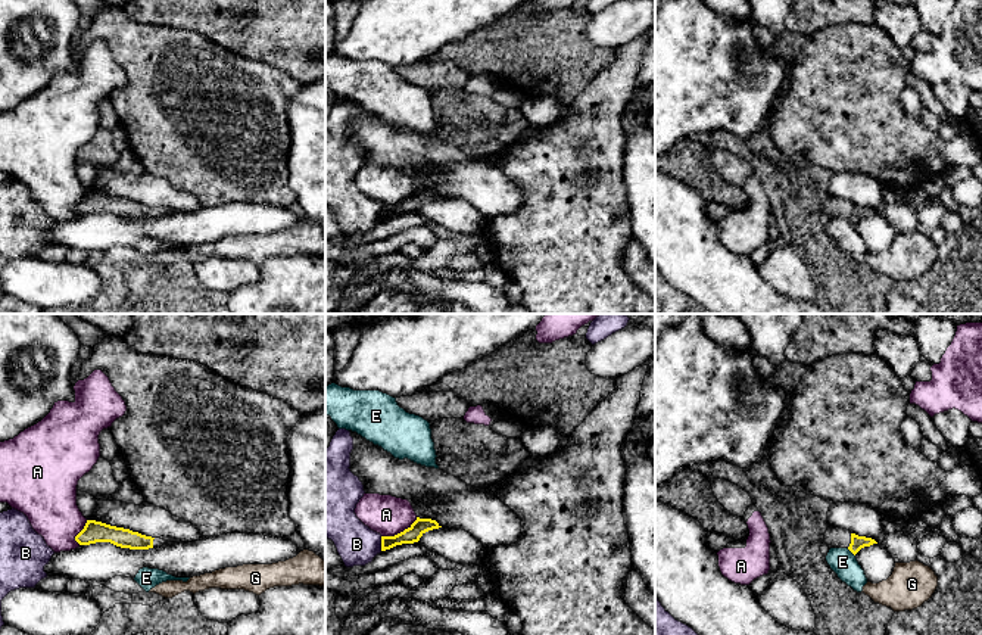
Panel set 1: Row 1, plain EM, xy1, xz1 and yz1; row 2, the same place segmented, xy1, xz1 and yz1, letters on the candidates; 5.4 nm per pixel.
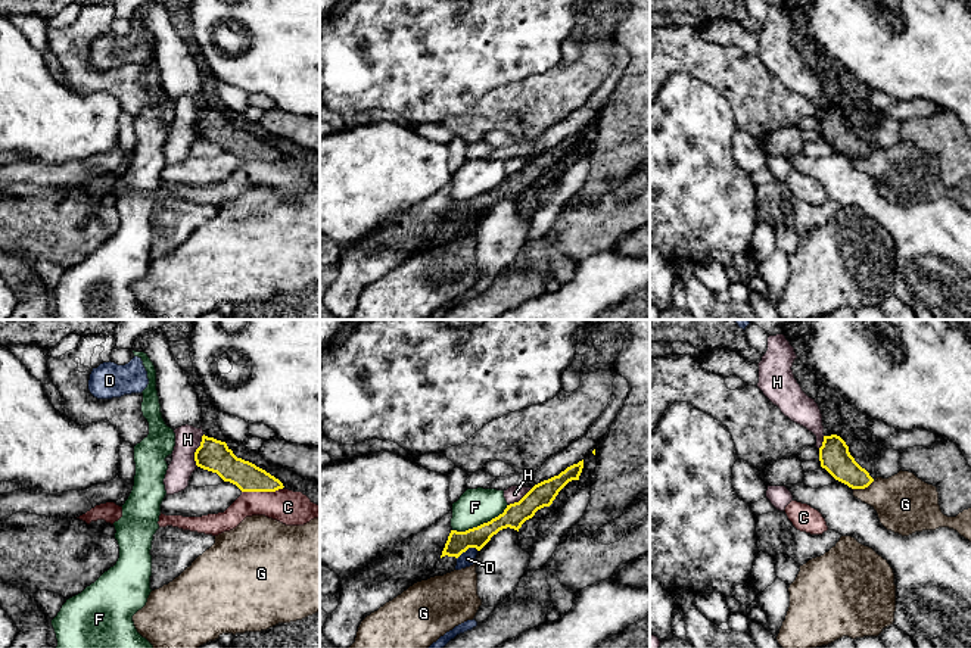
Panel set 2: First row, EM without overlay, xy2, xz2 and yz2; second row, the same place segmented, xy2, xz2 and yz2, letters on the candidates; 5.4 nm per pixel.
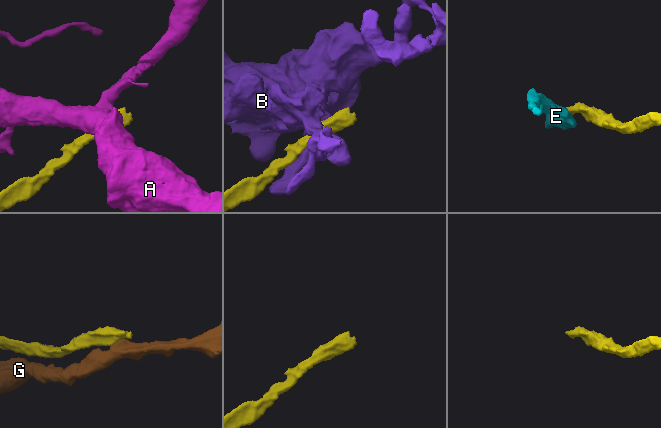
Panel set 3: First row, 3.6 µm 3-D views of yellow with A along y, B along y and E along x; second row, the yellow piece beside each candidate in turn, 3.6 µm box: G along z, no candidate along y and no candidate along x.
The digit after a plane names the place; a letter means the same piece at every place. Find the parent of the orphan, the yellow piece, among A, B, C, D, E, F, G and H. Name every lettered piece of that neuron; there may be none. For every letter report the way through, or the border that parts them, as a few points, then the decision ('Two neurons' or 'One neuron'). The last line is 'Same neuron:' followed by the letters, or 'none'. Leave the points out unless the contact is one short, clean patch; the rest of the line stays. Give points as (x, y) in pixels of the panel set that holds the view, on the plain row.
A: Boundary: xz1 (417, 187), (402, 201), (382, 207). Two neurons
B: Boundary: xz1 (380, 207), (382, 220). Two neurons
C: Two neurons
D: Boundary: xz2 (478, 220), (467, 218), (457, 229). Two neurons
E: Boundary: yz1 (847, 218), (854, 226). Two neurons
F: Boundary: xz2 (507, 174), (501, 183), (486, 192), (464, 201), (453, 201). Two neurons
G: Two neurons
H: Boundary: xy2 (204, 105), (195, 122), (196, 136). Two neurons
Same neuron: none

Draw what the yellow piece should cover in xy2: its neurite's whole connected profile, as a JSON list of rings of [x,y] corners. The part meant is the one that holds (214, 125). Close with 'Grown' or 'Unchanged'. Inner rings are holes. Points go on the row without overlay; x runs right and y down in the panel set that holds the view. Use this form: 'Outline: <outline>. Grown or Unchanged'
Outline: [[[205,105],[194,122],[194,131],[197,137],[217,143],[224,152],[236,155],[242,162],[276,162],[284,158],[265,140],[237,128],[225,112]]]. Unchanged

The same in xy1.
Outline: [[[87,190],[84,199],[75,206],[80,215],[90,215],[96,212],[110,212],[121,218],[149,220],[166,214],[160,208],[152,208],[133,202],[130,199],[110,196],[96,190]]]. Grown

